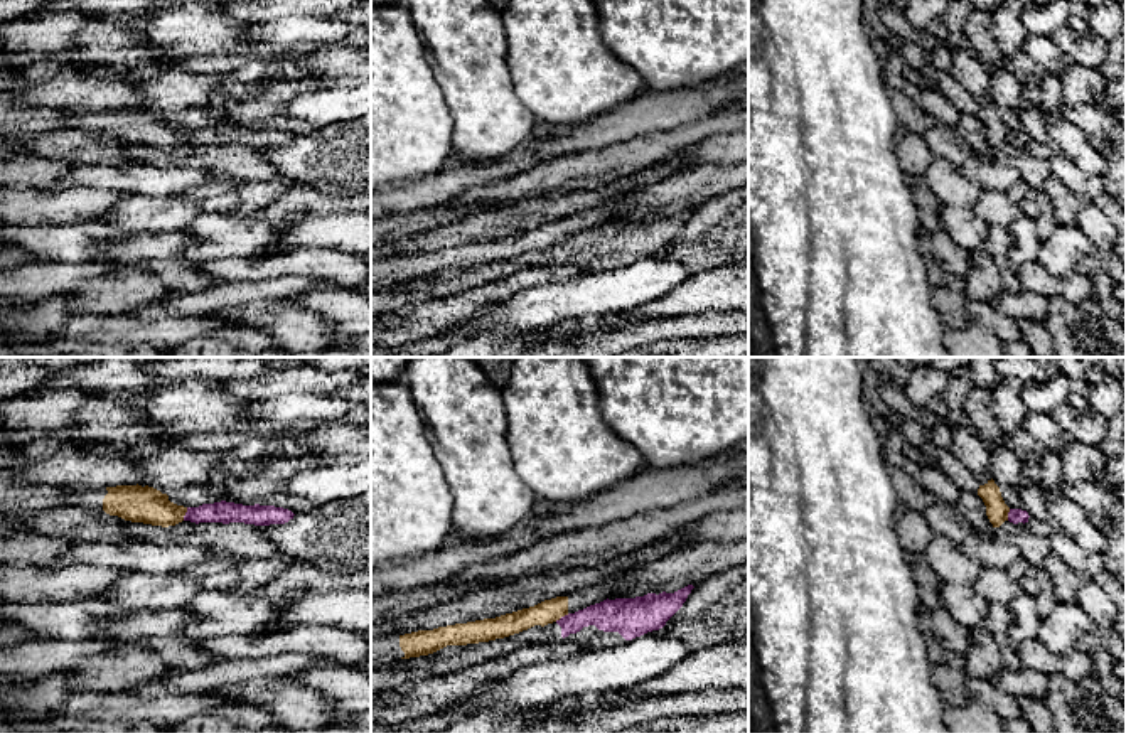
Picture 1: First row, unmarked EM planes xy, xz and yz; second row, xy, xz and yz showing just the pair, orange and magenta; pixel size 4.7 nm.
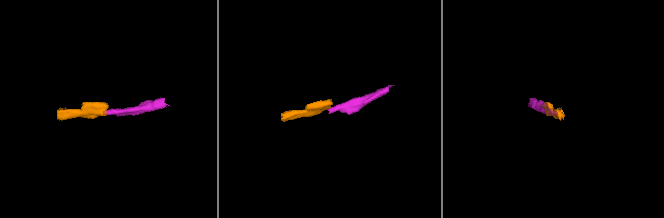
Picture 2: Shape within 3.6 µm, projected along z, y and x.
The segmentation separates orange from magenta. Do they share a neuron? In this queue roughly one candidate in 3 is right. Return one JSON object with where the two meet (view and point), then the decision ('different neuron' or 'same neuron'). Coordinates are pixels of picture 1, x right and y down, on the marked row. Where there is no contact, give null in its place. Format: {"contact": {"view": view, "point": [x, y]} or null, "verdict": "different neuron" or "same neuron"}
{"contact": {"view": "xy", "point": [184, 514]}, "verdict": "different neuron"}

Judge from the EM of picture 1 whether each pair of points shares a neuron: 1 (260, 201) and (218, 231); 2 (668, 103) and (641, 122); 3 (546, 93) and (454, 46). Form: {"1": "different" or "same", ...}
{"1": "different", "2": "same", "3": "different"}

